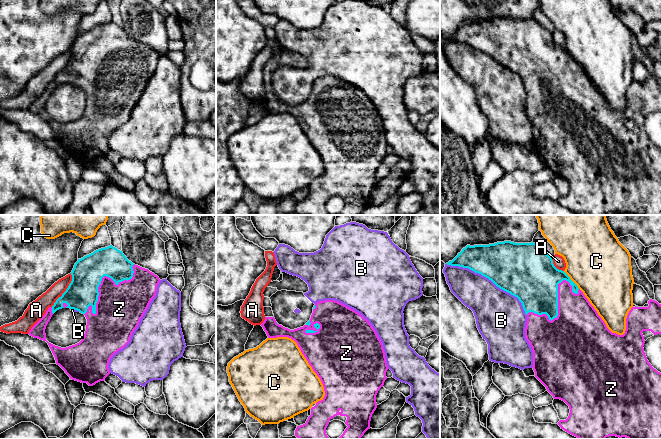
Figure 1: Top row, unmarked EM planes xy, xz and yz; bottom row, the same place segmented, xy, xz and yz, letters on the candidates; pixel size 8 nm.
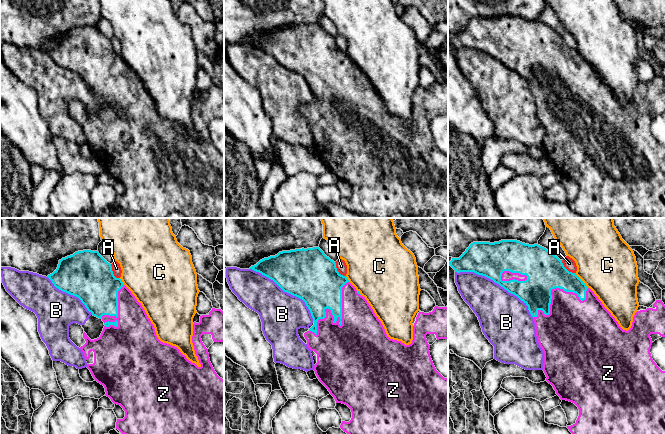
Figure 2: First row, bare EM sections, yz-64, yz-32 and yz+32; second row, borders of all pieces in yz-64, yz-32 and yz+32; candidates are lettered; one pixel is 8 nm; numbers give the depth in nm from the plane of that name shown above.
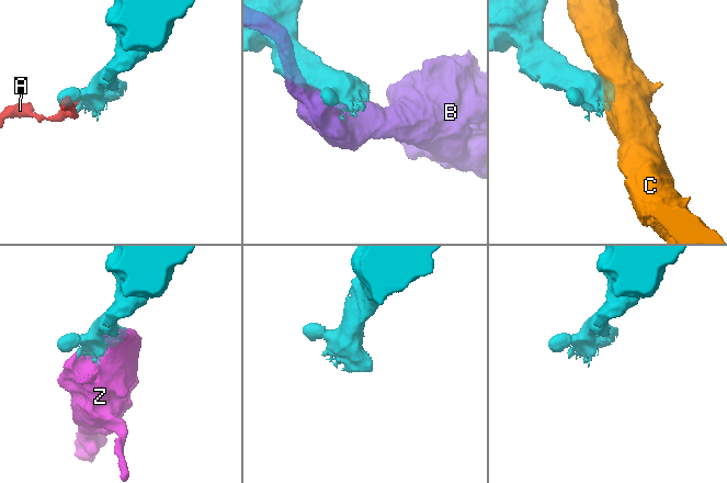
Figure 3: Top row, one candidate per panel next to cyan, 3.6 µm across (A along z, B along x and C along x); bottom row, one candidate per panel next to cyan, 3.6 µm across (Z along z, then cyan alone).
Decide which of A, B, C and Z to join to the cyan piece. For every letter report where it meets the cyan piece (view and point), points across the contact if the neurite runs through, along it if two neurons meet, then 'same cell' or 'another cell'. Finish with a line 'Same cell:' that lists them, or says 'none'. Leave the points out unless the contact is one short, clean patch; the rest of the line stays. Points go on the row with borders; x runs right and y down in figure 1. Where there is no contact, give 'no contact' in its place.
A: contact xy (66, 290); another cell
B: contact yz (490, 279); another cell
C: contact yz (571, 280); another cell
Z: contact xy (100, 283); same cell
Same cell: Z

